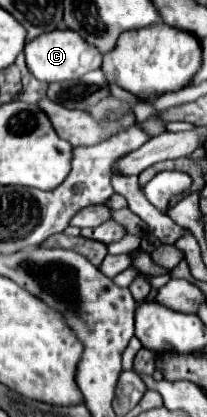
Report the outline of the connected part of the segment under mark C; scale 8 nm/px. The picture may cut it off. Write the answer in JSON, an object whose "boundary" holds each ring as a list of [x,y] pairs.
{"boundary":[[[56,29],[50,33],[44,33],[42,37],[28,41],[26,49],[26,65],[30,69],[30,73],[44,83],[54,83],[54,81],[72,81],[78,79],[82,75],[86,75],[88,71],[100,69],[102,65],[102,55],[88,45],[86,41],[82,41],[82,37],[70,29]]]}

